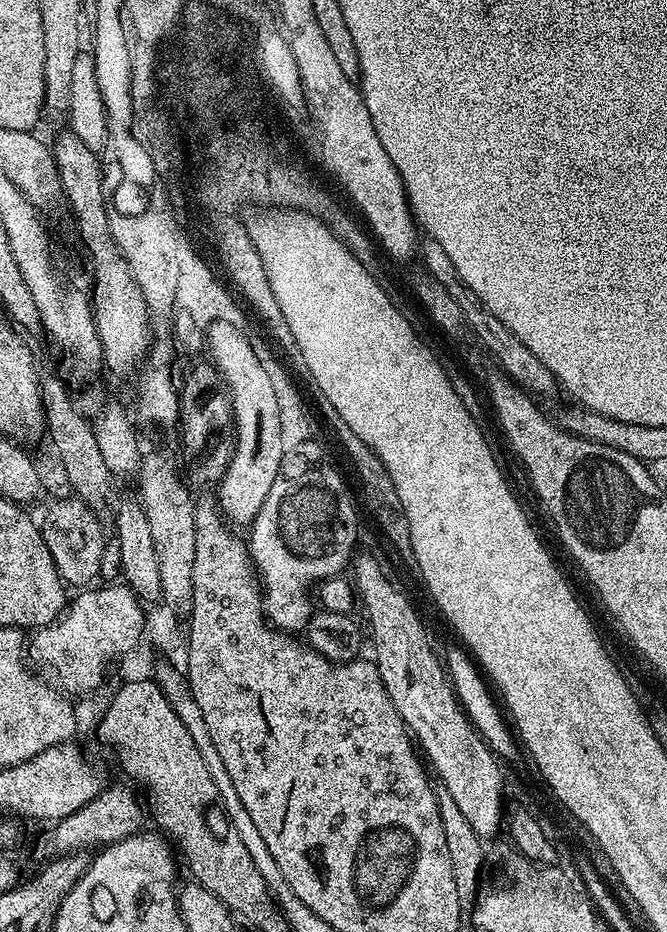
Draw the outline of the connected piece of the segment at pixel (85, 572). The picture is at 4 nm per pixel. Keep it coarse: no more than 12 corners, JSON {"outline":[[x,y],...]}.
{"outline":[[79,497],[40,525],[61,579],[82,588],[104,558],[103,523]]}

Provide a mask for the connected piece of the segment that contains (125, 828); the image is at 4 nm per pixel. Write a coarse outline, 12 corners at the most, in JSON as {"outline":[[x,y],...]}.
{"outline":[[101,789],[38,840],[46,858],[107,847],[141,829],[135,794]]}

